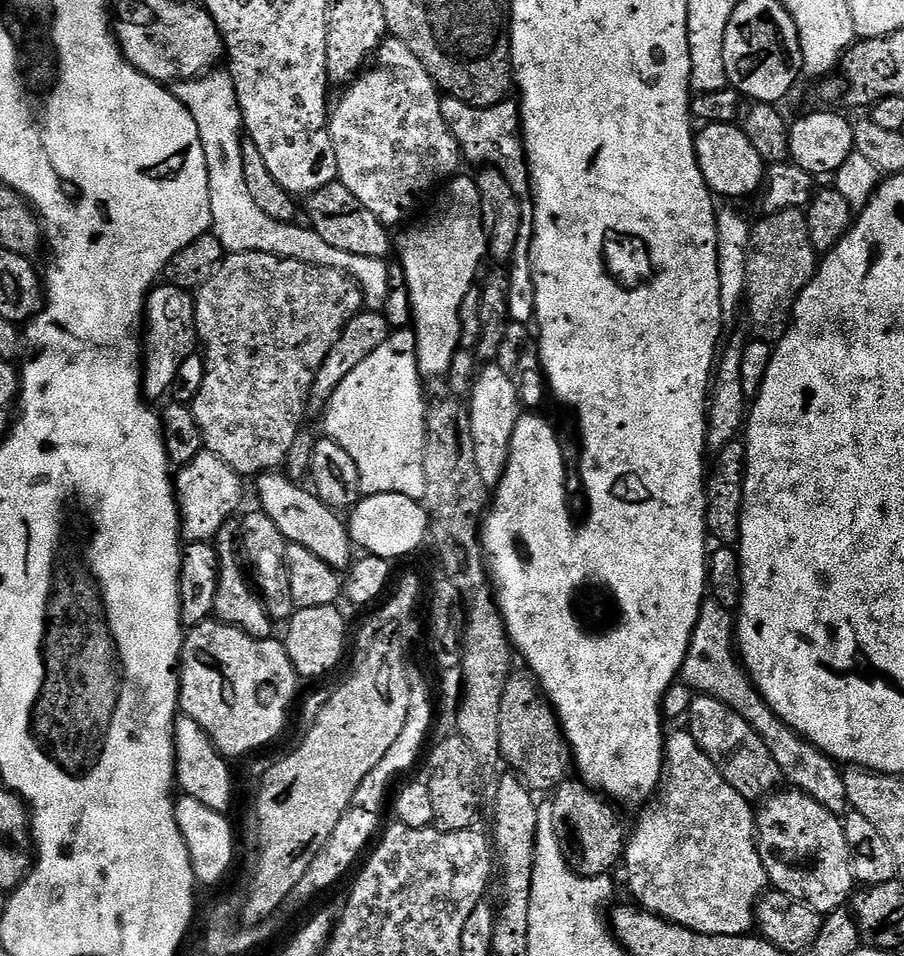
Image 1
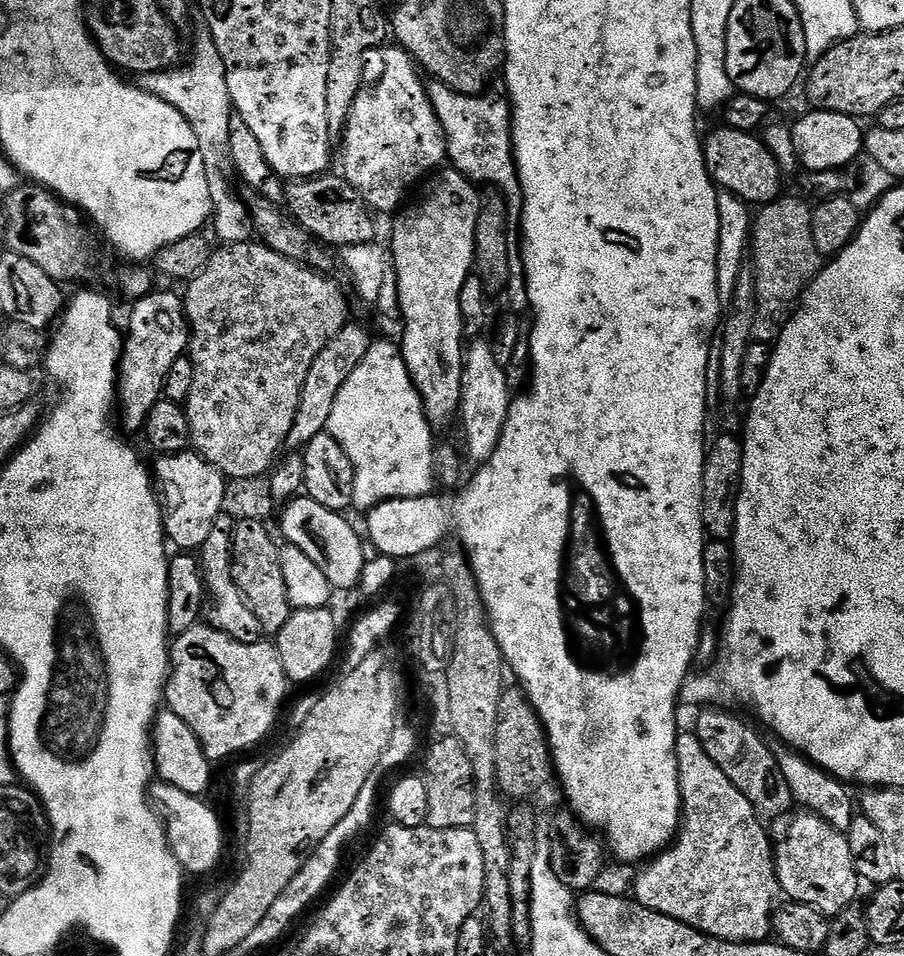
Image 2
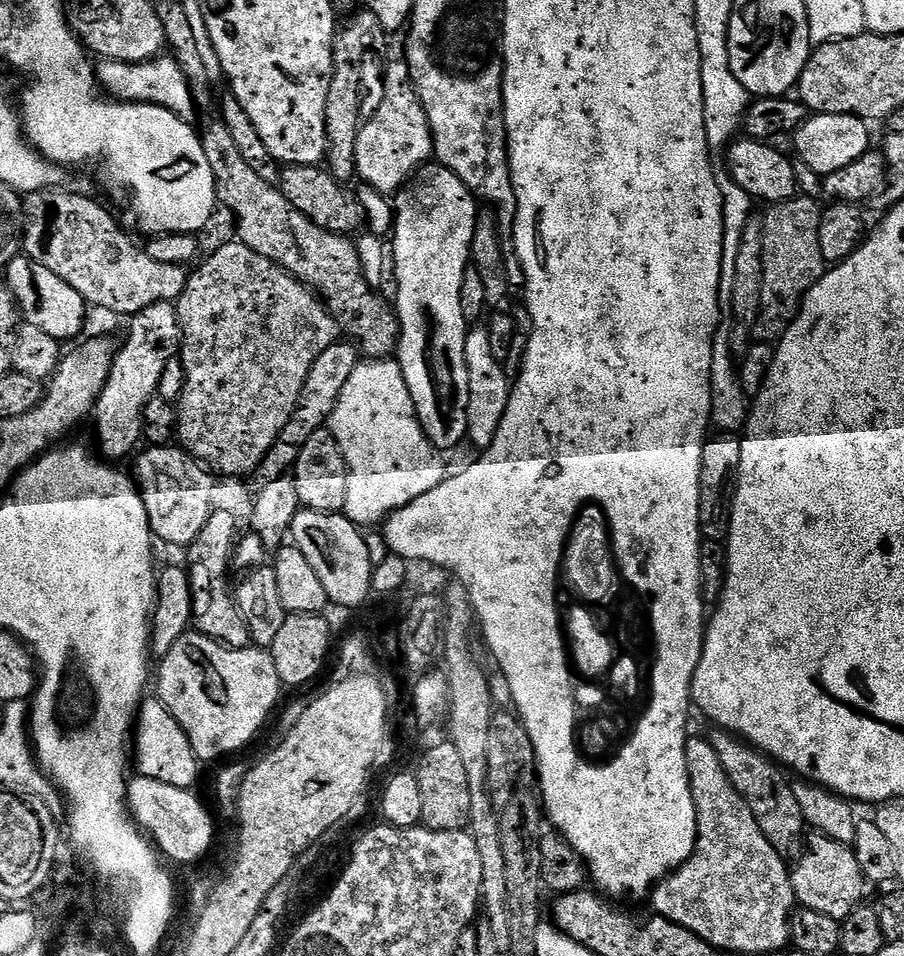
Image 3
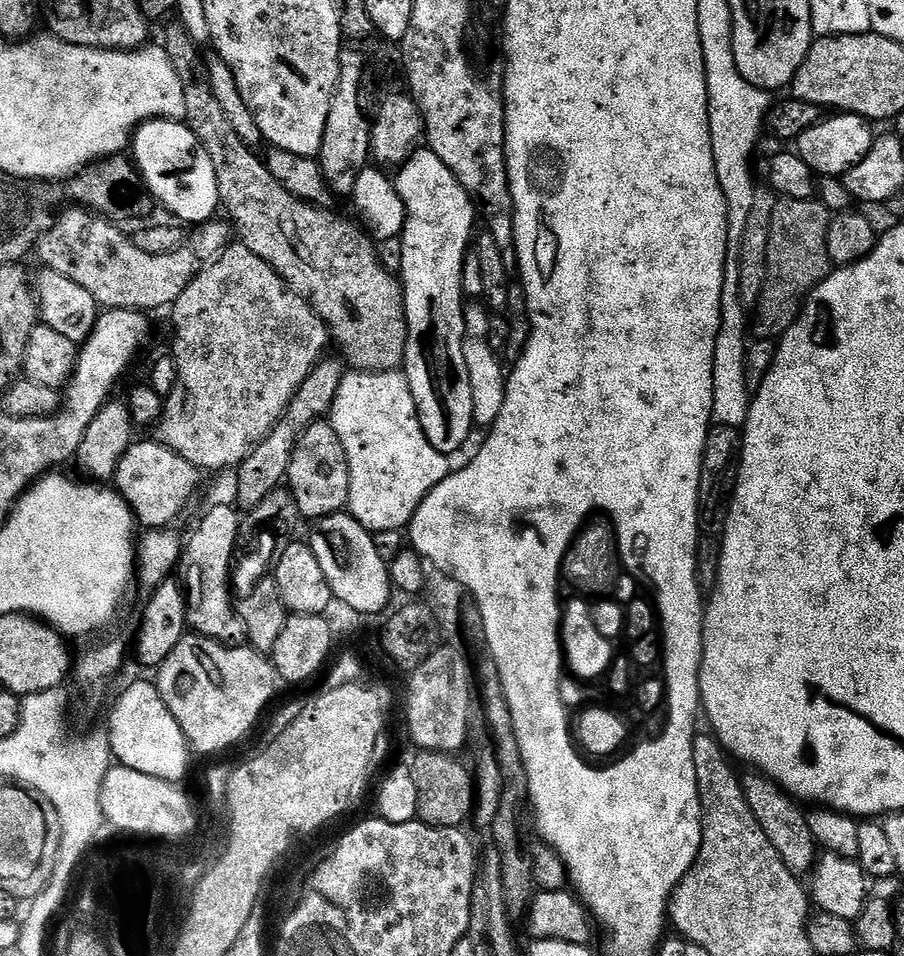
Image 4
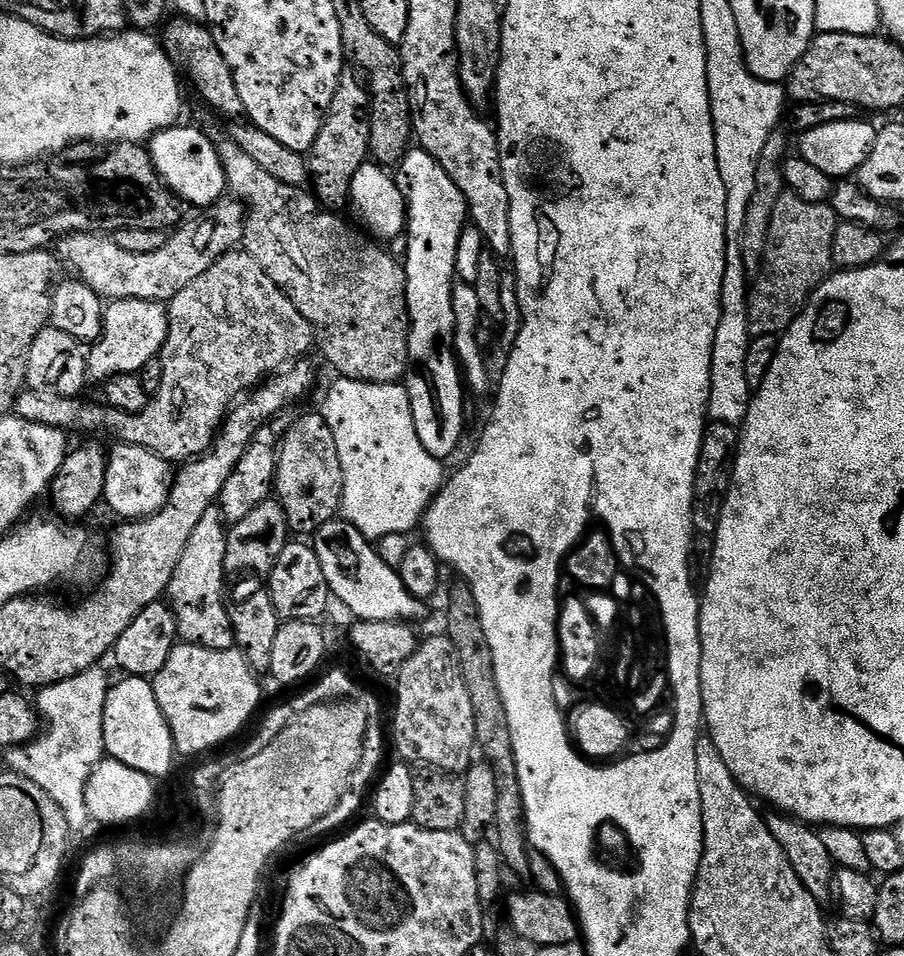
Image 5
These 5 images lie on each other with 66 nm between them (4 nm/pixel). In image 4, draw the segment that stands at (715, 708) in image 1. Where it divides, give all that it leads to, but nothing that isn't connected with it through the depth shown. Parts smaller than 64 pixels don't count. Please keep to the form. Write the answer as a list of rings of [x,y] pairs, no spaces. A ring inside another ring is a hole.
[[[748,770],[745,773],[745,776],[744,773],[742,776],[744,797],[754,818],[758,818],[766,838],[770,838],[774,850],[778,850],[782,862],[786,862],[788,869],[795,876],[807,877],[818,863],[818,845],[814,834],[810,832],[808,812],[805,809],[800,809],[803,807],[769,776],[764,776],[755,770]]]

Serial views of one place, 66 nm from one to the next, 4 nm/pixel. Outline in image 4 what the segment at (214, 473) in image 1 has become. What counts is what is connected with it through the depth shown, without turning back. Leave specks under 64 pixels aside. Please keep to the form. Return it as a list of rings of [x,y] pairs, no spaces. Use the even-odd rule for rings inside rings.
[[[149,438],[149,440],[137,439],[126,450],[126,454],[122,456],[122,462],[114,477],[114,487],[129,508],[132,509],[133,517],[145,529],[155,530],[175,525],[175,520],[187,510],[188,503],[191,502],[192,495],[195,494],[196,487],[200,484],[200,476],[202,477],[201,469],[195,468],[190,462],[186,462],[186,458],[182,458],[166,445],[152,438]]]

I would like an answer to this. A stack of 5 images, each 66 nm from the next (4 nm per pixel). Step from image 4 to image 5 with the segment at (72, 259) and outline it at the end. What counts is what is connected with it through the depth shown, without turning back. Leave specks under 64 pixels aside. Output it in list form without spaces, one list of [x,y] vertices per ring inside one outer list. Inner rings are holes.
[[[221,198],[207,209],[208,216],[193,224],[181,223],[169,235],[162,250],[154,254],[130,254],[122,250],[108,234],[95,232],[69,232],[61,236],[54,252],[64,264],[73,268],[75,275],[90,290],[94,290],[105,301],[113,300],[158,300],[171,302],[178,290],[186,290],[194,278],[206,274],[218,258],[239,249],[244,239],[246,208],[235,198]]]

